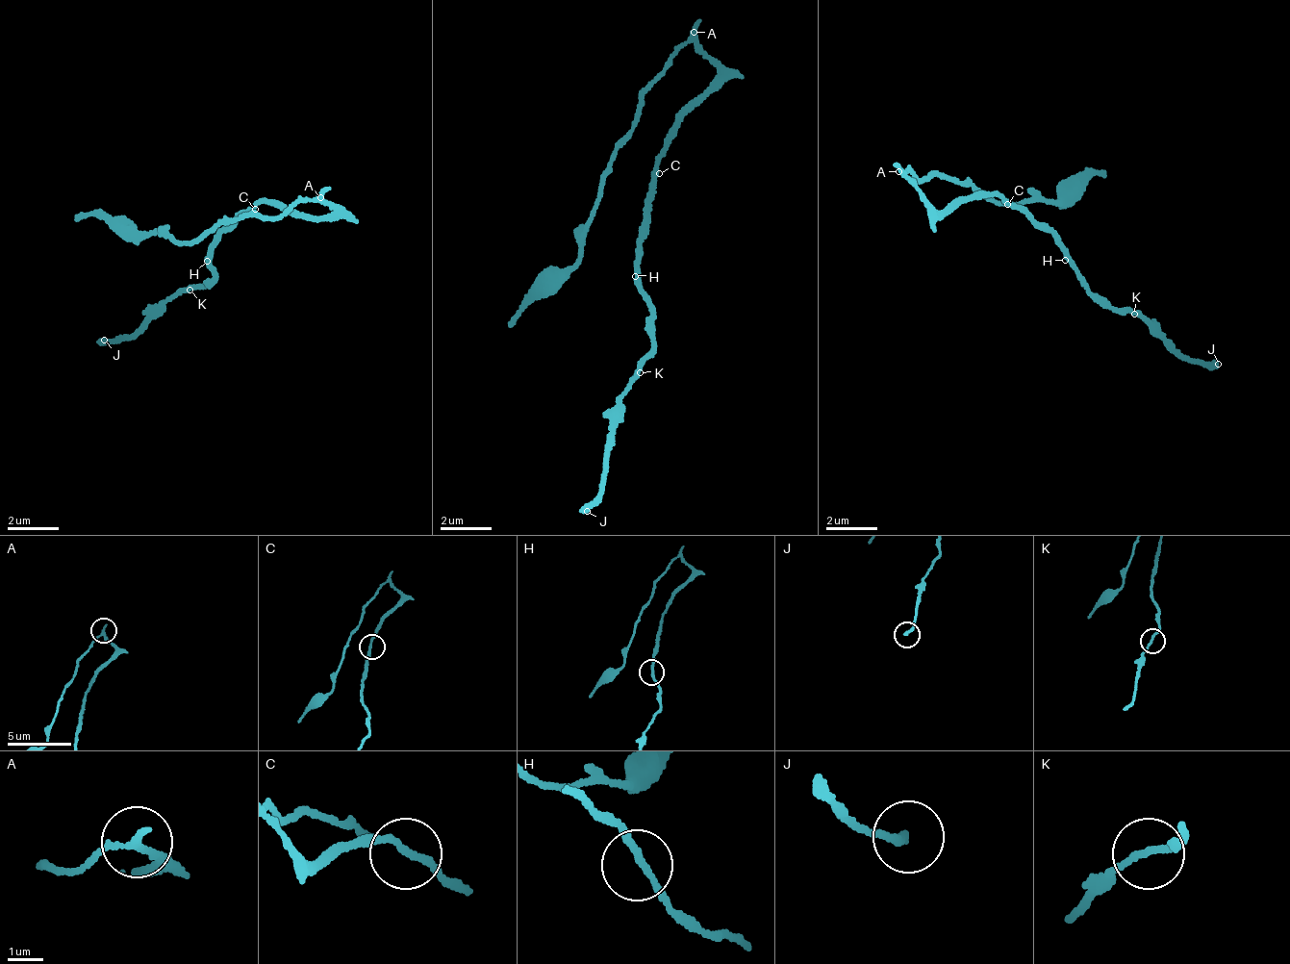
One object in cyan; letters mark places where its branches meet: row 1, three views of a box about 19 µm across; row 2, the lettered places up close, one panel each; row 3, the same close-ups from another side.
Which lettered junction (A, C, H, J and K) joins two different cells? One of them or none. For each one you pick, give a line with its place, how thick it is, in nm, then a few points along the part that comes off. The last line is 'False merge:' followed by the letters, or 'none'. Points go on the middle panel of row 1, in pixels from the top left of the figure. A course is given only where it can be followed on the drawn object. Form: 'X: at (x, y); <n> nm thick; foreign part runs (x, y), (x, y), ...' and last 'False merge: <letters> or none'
A: at (694, 32); 170 nm thick; foreign part runs (693, 35), (646, 88), (600, 193), (584, 246), (510, 323)
False merge: A

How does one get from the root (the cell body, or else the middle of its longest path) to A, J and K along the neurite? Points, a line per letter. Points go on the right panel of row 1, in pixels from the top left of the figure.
A: (966, 200), (967, 203), (951, 214), (935, 207), (900, 172)
J: (966, 200), (991, 195), (1024, 214), (1054, 239), (1092, 295), (1138, 313), (1150, 334), (1184, 356), (1218, 364)
K: (966, 200), (991, 195), (1024, 214), (1031, 224), (1054, 239), (1066, 264), (1079, 273), (1079, 285), (1134, 314)

